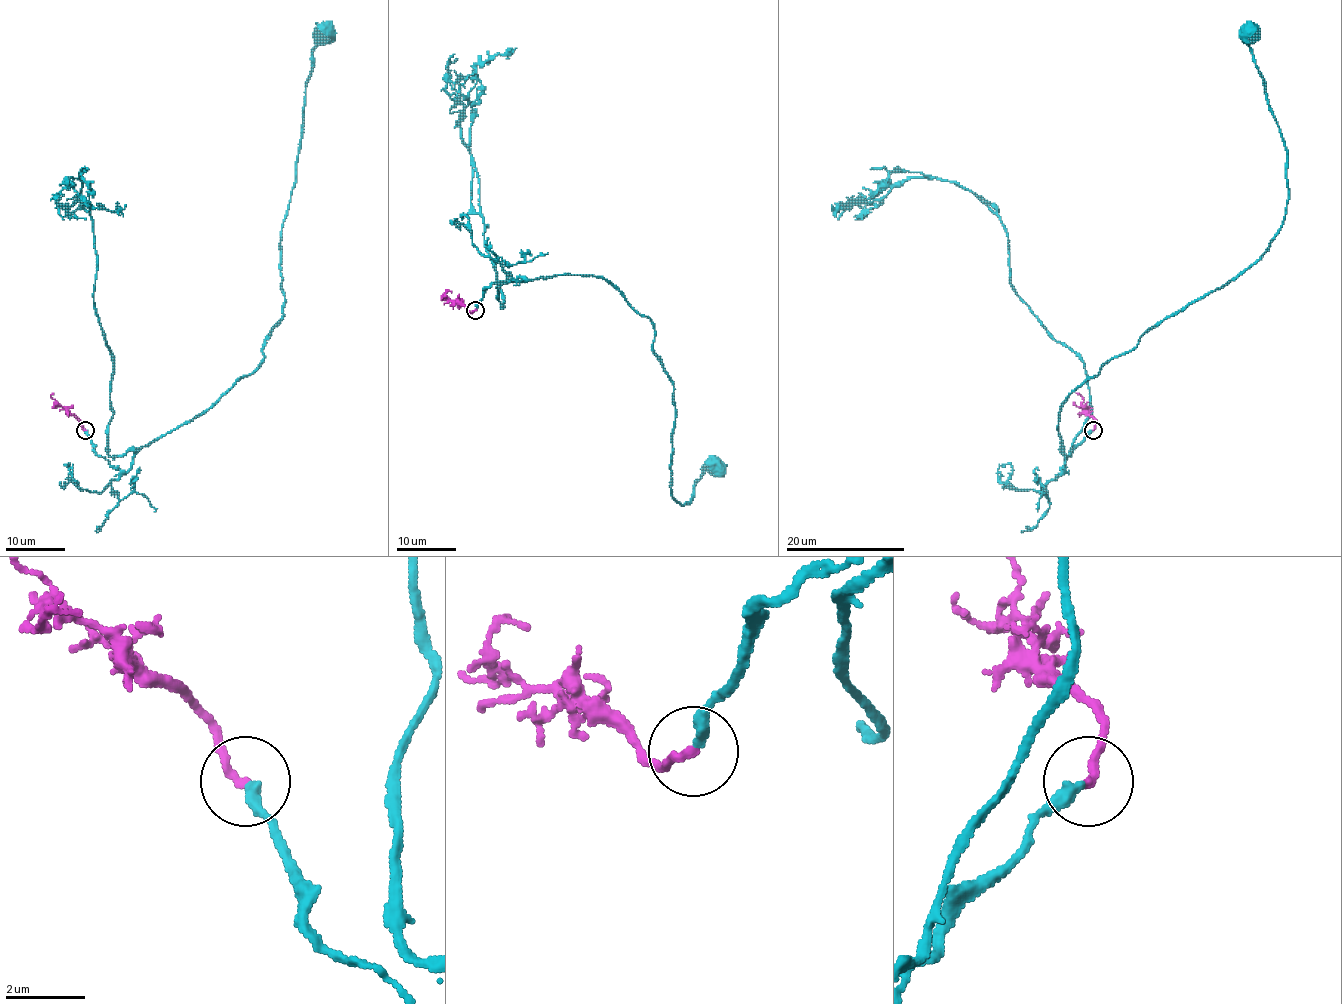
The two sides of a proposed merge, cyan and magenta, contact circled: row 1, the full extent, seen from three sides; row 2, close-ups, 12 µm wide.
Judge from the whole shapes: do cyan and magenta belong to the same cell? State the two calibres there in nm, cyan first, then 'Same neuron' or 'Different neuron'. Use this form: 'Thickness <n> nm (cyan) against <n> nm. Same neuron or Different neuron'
Thickness 300 nm (cyan) against 220 nm. Same neuron

